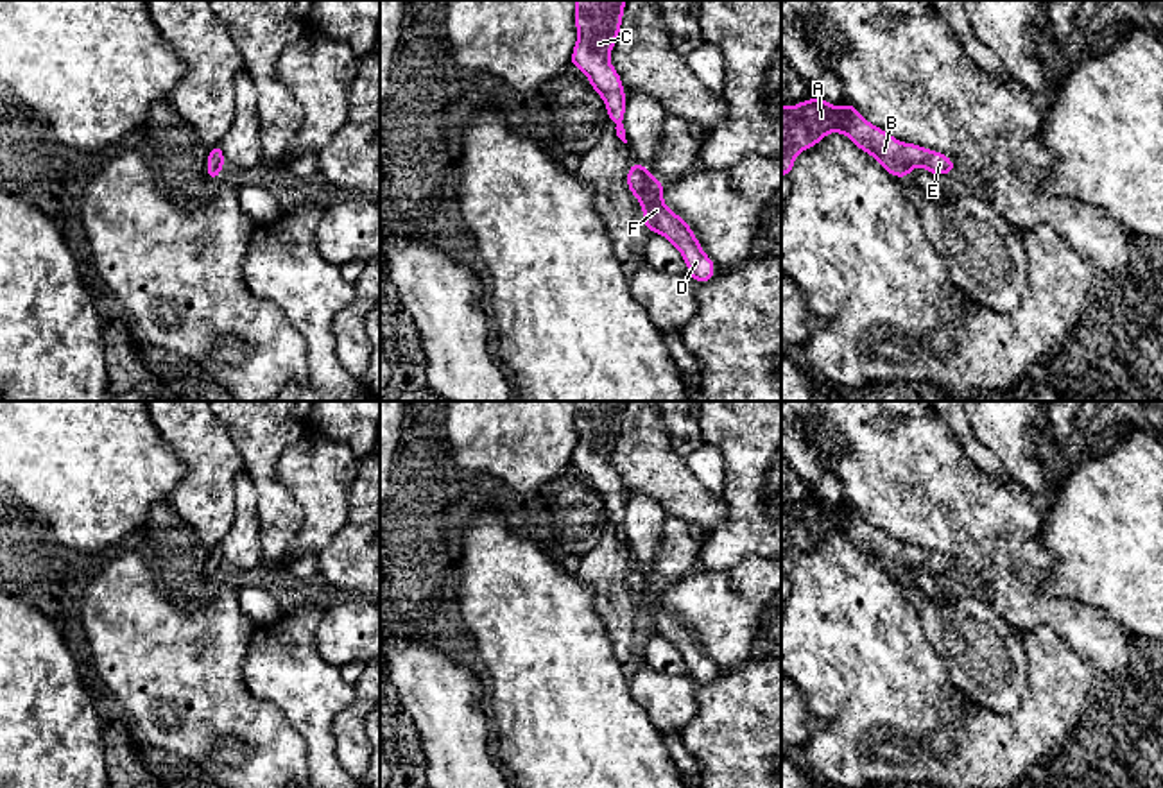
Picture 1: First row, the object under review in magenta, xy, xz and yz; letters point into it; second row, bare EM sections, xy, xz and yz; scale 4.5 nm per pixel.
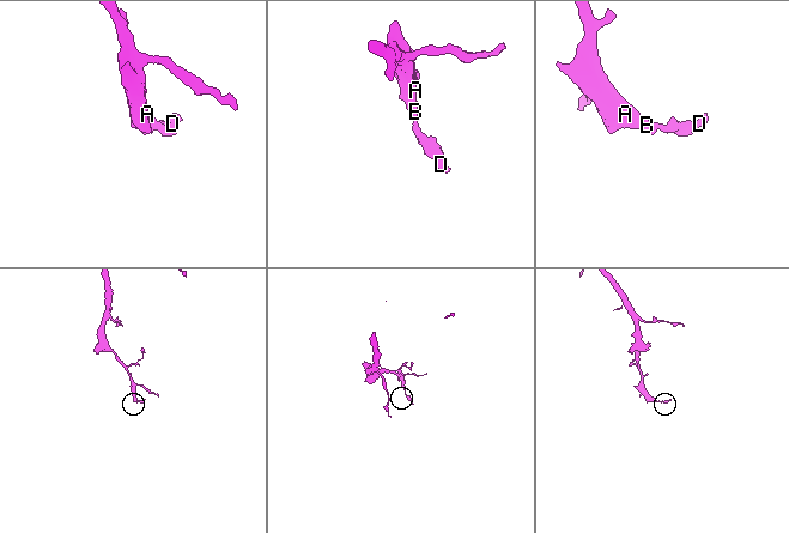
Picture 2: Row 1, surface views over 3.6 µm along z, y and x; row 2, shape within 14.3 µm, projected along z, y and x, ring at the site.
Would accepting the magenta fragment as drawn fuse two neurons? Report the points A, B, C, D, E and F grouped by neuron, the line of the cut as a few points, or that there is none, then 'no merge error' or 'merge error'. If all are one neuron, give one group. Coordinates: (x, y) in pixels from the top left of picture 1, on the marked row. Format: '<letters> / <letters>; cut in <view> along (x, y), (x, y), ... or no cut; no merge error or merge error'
A B C D E F; no cut; no merge error

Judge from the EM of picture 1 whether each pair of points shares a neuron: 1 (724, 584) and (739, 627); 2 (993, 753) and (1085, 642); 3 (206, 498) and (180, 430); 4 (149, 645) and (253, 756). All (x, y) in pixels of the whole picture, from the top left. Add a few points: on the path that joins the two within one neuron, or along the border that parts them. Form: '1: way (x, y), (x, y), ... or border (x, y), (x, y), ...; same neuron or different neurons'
1: way (724, 595), (724, 613), (728, 616); same neuron
2: border (1040, 627), (1047, 625), (1086, 658), (1104, 681); different neurons
3: way (206, 482), (206, 457), (196, 446); same neuron
4: way (172, 672), (226, 729); same neuron

